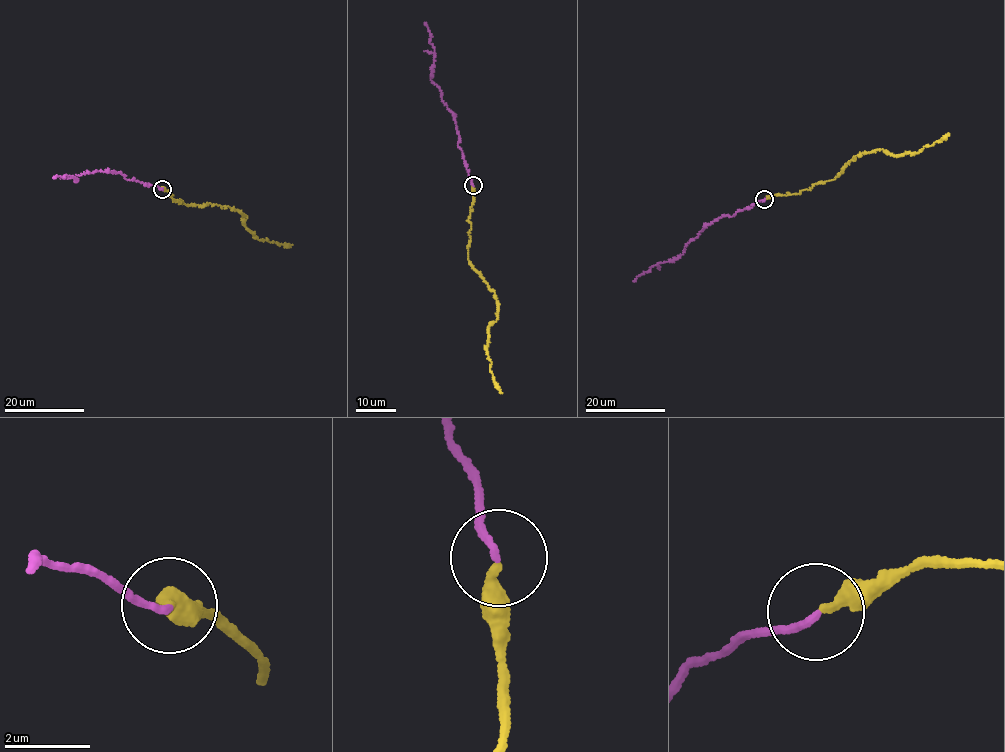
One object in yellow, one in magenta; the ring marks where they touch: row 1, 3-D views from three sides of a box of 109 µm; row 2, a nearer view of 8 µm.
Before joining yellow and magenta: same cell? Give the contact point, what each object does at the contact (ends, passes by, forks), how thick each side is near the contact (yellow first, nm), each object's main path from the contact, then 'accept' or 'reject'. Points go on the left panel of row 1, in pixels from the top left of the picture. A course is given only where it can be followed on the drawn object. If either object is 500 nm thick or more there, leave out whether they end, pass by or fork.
place (162, 189); yellow ends; magenta ends; calibres 320 and 150 nm; course yellow (162, 189), (175, 202), (210, 204), (237, 211), (246, 216), (243, 224), (257, 238), (292, 245); course magenta (162, 188), (127, 179), (121, 172), (114, 171), (85, 172), (76, 177), (77, 180), (69, 176), (52, 178); accept

